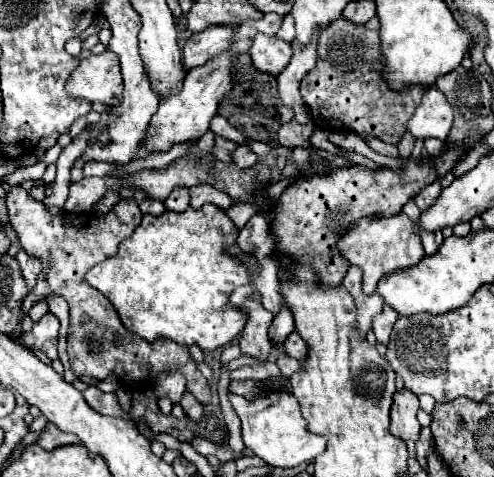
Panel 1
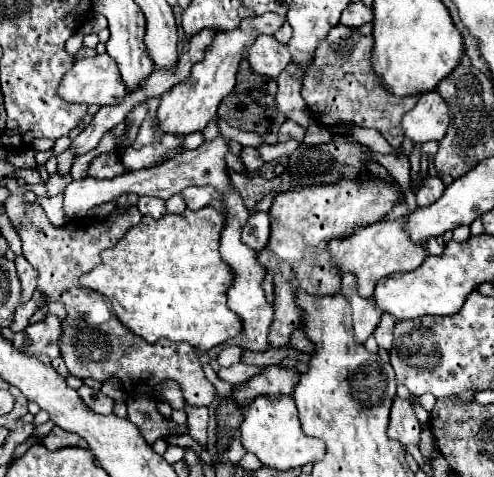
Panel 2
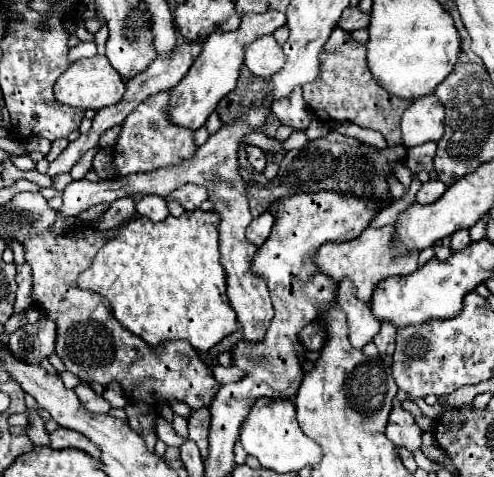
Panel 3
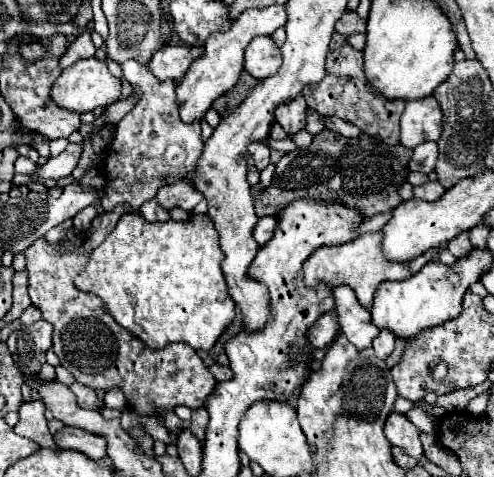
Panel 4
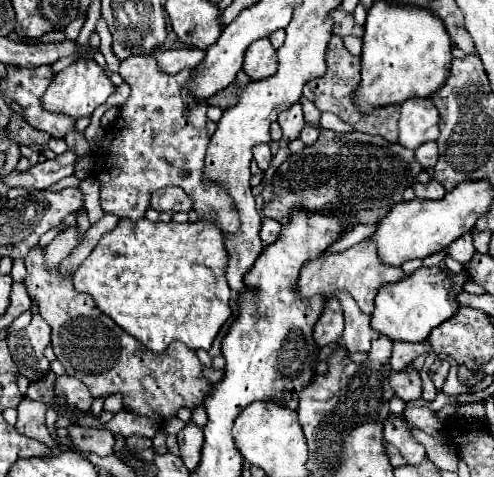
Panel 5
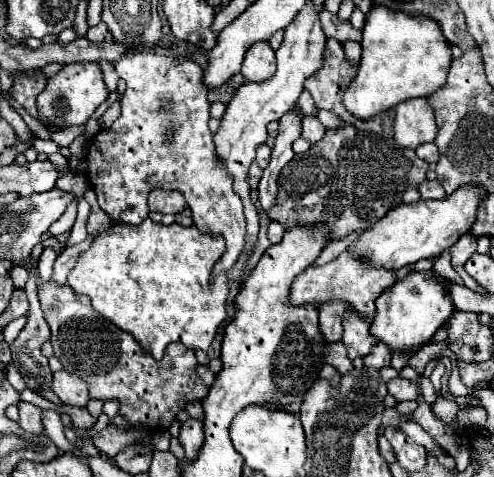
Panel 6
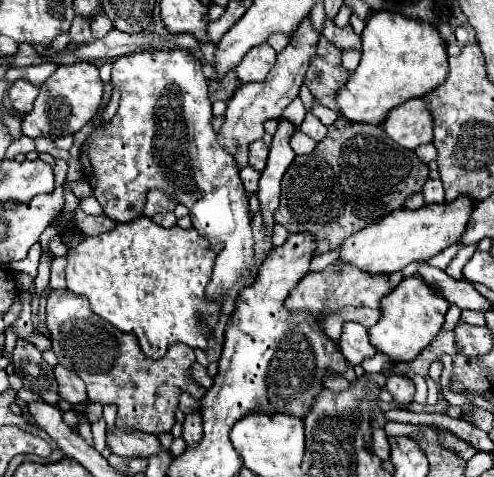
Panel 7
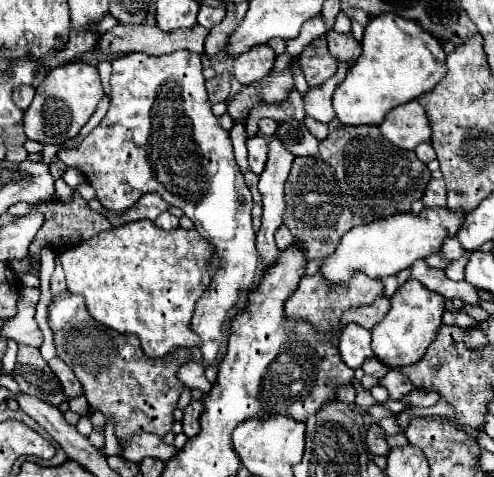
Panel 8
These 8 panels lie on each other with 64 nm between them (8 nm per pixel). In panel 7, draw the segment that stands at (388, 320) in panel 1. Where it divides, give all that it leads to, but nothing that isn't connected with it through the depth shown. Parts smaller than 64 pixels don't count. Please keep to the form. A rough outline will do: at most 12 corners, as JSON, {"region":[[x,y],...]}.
{"region":[[376,352],[364,360],[362,368],[368,374],[390,372],[392,362]]}

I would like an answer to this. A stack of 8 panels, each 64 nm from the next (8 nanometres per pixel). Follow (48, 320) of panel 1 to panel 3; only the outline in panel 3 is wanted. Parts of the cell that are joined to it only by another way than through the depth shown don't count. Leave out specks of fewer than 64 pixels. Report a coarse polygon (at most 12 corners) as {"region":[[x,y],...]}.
{"region":[[48,318],[10,334],[16,360],[40,364],[54,352],[56,326]]}

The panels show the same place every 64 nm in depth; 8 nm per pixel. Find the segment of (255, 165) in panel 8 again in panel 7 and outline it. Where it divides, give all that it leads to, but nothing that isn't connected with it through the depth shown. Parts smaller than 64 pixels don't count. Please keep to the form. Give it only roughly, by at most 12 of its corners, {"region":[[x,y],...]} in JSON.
{"region":[[262,140],[250,146],[248,166],[262,172],[268,146]]}

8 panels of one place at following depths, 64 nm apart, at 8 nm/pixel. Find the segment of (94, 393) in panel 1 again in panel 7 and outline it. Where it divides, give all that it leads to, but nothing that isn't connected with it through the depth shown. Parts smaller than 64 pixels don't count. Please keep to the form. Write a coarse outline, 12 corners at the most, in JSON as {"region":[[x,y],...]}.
{"region":[[56,364],[62,400],[86,402],[86,386],[74,372]]}

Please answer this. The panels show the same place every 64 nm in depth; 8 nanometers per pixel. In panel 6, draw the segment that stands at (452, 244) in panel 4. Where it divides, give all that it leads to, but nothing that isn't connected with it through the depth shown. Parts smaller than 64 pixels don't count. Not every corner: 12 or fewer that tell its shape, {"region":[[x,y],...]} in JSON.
{"region":[[464,234],[452,248],[452,266],[464,266],[476,240]]}

